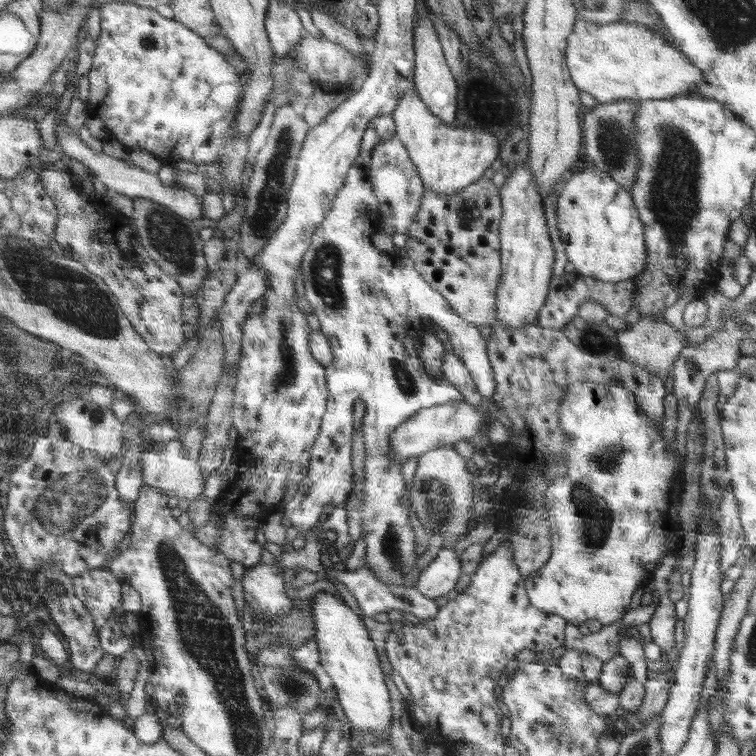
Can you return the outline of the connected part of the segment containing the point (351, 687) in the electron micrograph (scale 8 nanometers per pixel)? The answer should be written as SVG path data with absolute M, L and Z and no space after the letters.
M320 591L310 599L314 609L314 639L319 650L319 664L332 678L340 715L349 730L361 728L375 736L379 732L388 732L392 720L390 694L384 684L384 674L380 670L374 644L370 642L364 624L337 595Z

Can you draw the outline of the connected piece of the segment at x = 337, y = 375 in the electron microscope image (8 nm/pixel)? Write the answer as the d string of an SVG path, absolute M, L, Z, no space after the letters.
M391 114L378 116L378 120L374 120L374 124L370 124L370 128L366 128L365 132L366 140L361 140L362 156L357 156L358 164L354 164L354 168L349 168L350 180L346 180L346 188L340 188L337 192L337 198L333 200L333 206L331 207L329 214L325 216L325 220L317 228L313 235L312 242L310 243L309 250L305 252L305 256L302 259L302 282L304 283L305 298L314 309L314 316L318 316L318 320L320 321L319 332L329 338L329 343L332 345L334 360L328 368L325 368L325 374L328 376L326 381L329 392L328 407L321 420L321 430L319 431L317 440L313 444L312 459L309 461L309 475L302 480L301 486L297 490L297 494L290 499L288 504L286 504L284 516L290 519L292 526L296 528L298 532L302 532L302 530L311 530L320 524L320 516L322 516L324 506L328 506L329 503L331 503L336 507L338 504L342 504L342 502L347 500L347 494L349 494L351 484L353 484L353 464L351 463L352 422L350 418L354 413L354 409L356 408L356 405L358 405L358 402L362 403L364 405L364 418L361 429L363 430L365 444L362 470L364 470L365 477L365 487L363 490L365 495L363 496L363 505L361 508L361 534L366 543L366 553L364 558L366 561L362 561L362 568L370 569L379 578L379 581L382 581L383 583L412 588L415 587L418 577L423 570L418 570L418 568L416 568L416 560L418 560L420 556L416 556L416 552L414 552L414 546L416 546L416 544L414 544L414 534L412 534L412 528L410 528L410 524L408 524L408 506L410 506L410 502L404 498L404 494L406 494L406 492L404 492L404 479L402 478L402 474L400 474L400 466L398 466L398 464L402 463L398 463L398 461L394 459L394 453L391 452L391 448L389 448L389 444L391 443L389 440L392 439L392 434L395 431L395 428L408 422L418 411L422 411L425 408L430 408L435 405L463 400L462 394L454 388L454 385L448 382L449 380L439 382L438 378L435 379L434 377L431 377L425 372L420 358L416 357L416 347L418 343L421 342L422 336L426 333L427 326L434 325L436 329L443 329L448 333L450 344L452 344L452 350L454 351L453 354L466 366L466 369L470 372L474 385L478 388L478 393L480 393L483 398L491 398L493 396L496 381L488 357L486 341L482 338L477 326L462 319L461 316L458 316L458 313L449 305L449 302L437 290L432 290L432 287L417 273L416 265L412 262L412 259L408 256L406 258L382 258L382 254L372 246L372 234L376 232L376 226L378 226L378 218L380 218L380 214L382 214L383 222L391 224L395 232L406 234L409 224L412 224L414 215L418 212L421 196L425 193L425 186L423 185L423 180L420 178L414 163L410 160L406 147L402 144L402 141L395 136L396 126Z

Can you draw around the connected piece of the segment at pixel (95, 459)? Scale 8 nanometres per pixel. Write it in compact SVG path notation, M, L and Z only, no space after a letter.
M55 419L51 421L48 431L35 443L28 460L11 475L5 530L15 547L19 564L26 572L34 573L49 564L58 566L73 578L81 572L100 568L109 556L117 553L116 548L131 528L133 514L132 508L121 501L116 469L115 465L102 460L98 452L78 446L66 434L66 428Z

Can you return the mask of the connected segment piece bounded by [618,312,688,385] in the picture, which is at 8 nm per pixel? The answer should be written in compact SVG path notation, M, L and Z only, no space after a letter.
M663 312L655 316L642 316L632 328L618 332L618 350L624 359L623 362L650 370L654 376L664 380L666 385L670 385L672 365L678 359L681 350L687 346L687 342L684 332L672 328L664 321Z

